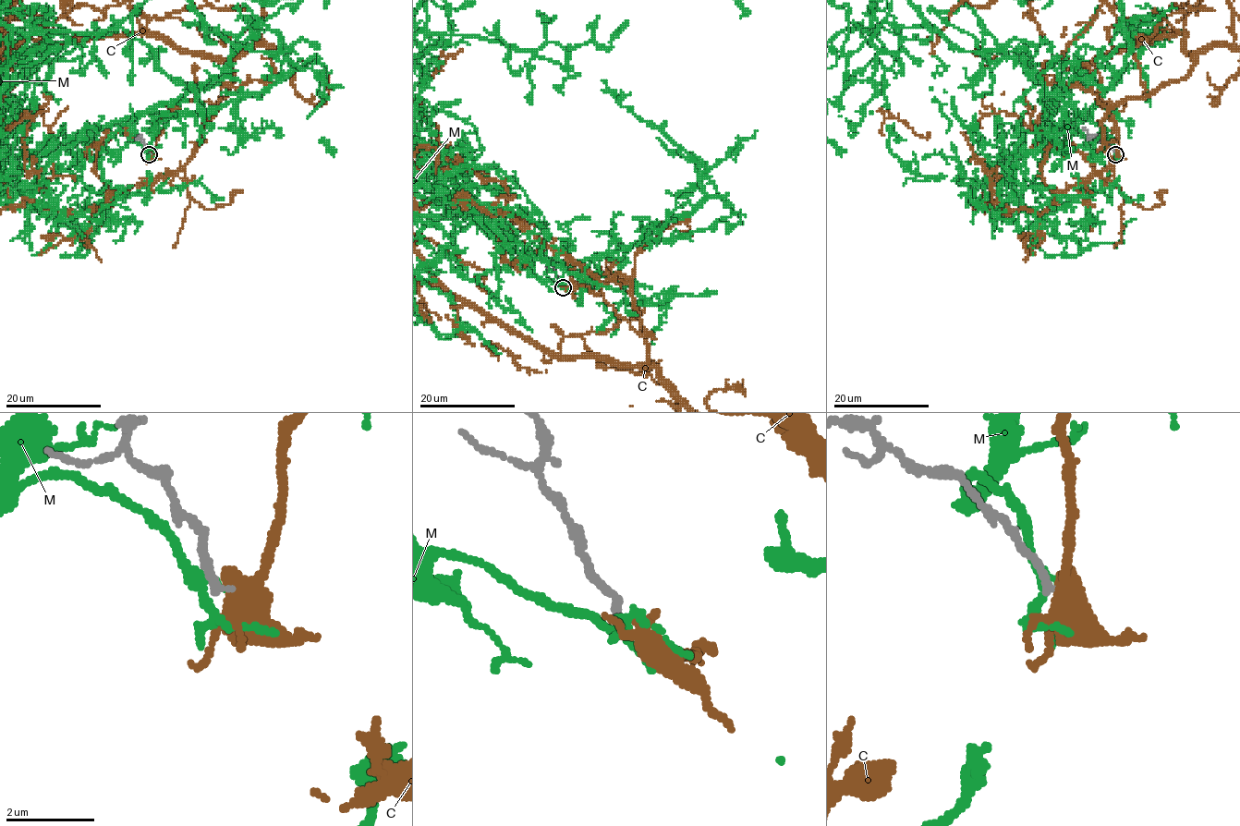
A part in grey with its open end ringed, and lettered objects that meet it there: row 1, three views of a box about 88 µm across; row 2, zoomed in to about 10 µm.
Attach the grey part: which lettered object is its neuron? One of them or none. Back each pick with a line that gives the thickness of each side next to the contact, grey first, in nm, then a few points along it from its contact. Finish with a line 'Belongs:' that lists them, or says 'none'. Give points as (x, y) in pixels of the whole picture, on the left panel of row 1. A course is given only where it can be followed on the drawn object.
Belongs: none

